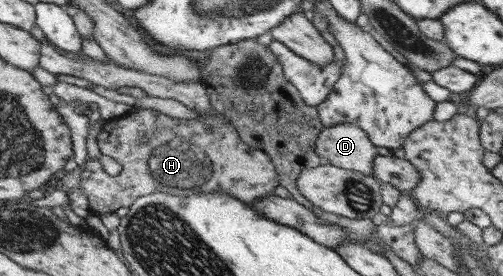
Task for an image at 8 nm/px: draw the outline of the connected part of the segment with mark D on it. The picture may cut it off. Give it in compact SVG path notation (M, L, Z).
M351 124L324 128L314 141L314 151L322 162L335 167L372 175L372 159L377 155L363 129Z

